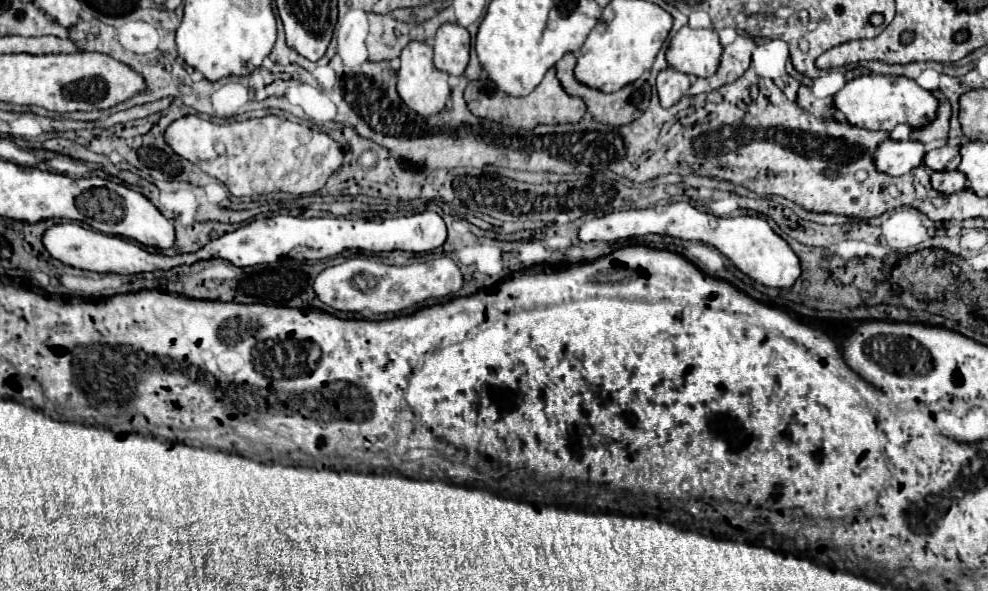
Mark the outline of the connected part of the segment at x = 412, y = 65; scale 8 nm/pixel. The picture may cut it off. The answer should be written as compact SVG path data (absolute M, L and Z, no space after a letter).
M410 42L402 50L400 60L402 66L398 70L398 94L404 100L404 104L408 104L408 108L412 108L424 118L442 112L450 96L450 86L448 86L448 74L436 70L432 64L432 46L428 46L426 42Z

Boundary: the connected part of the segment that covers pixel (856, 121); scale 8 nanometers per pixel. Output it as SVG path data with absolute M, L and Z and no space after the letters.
M860 76L844 84L844 88L834 96L834 106L846 116L846 120L858 128L892 132L898 124L910 128L924 128L932 116L936 116L938 100L932 92L916 84L916 80L906 76Z

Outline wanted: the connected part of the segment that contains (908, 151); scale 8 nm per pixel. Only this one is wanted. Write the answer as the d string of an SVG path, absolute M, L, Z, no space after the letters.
M884 140L884 144L880 144L876 152L872 152L872 162L876 164L878 172L884 172L888 176L902 176L912 168L922 166L924 154L926 150L920 142Z

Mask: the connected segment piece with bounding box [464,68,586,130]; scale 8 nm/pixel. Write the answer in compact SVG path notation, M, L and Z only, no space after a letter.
M550 68L544 76L544 80L528 94L522 98L514 98L508 96L504 92L500 92L492 80L488 78L480 78L476 82L470 82L466 86L464 92L464 100L468 110L474 116L504 124L504 126L514 126L514 128L524 128L524 130L532 130L538 124L566 124L566 122L580 122L580 118L586 114L586 104L580 98L568 96L564 92L564 88L560 86L554 68Z

